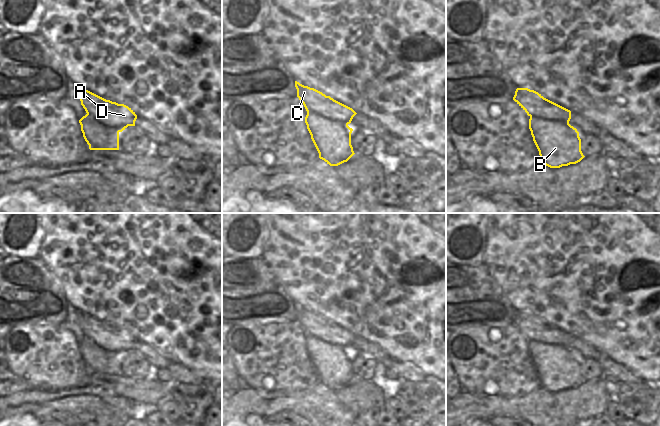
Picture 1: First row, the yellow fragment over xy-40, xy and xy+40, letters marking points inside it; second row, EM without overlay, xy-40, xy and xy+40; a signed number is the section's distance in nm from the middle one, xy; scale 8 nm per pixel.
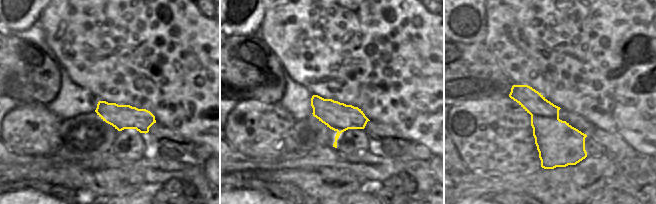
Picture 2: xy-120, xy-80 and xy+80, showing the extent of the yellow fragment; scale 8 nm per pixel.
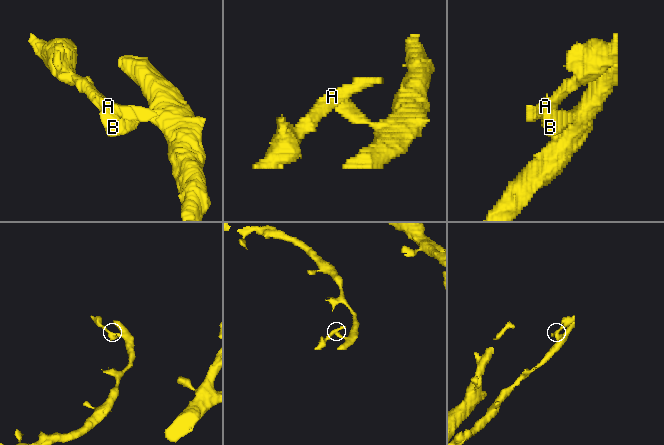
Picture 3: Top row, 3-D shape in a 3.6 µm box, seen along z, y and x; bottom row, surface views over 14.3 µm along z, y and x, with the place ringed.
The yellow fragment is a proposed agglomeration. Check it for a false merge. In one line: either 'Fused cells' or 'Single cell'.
Single cell.

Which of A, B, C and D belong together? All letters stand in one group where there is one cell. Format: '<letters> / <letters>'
A B C D

